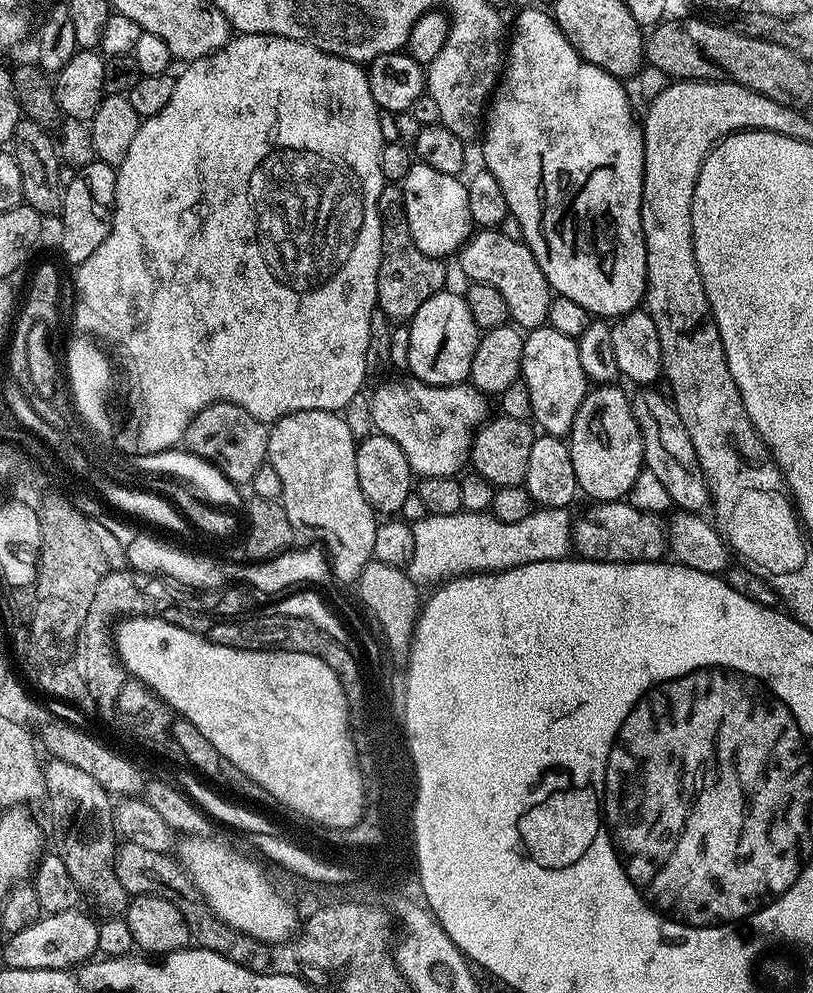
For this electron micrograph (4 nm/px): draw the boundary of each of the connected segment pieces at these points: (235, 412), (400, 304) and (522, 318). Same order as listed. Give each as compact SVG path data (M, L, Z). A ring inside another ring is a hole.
M211 404L206 406L186 426L186 434L182 441L183 447L212 463L226 476L239 486L244 486L247 480L256 476L260 467L265 467L268 458L268 429L254 414L246 414L242 406L233 404Z
M385 183L382 194L378 194L378 214L380 215L380 225L382 226L382 258L380 259L380 269L378 270L378 294L376 295L376 303L379 311L381 313L384 311L385 314L392 319L392 322L408 322L411 321L412 315L418 310L418 306L422 306L422 302L426 302L426 298L430 298L435 292L445 291L446 284L444 284L444 279L448 276L447 270L444 269L445 261L431 256L430 254L424 254L422 250L418 250L418 246L410 234L410 226L406 222L406 202L404 201L404 190L399 183Z
M495 227L473 231L459 248L460 268L469 276L469 281L494 286L494 290L506 298L509 317L521 329L543 328L548 324L548 311L554 293L523 239L516 237L515 240L502 231Z

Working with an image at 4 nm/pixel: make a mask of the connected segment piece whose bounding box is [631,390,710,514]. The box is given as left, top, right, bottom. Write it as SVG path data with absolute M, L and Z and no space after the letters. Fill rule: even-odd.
M640 390L637 392L640 392L637 394L637 396L633 395L631 397L632 401L632 413L634 414L634 418L638 422L638 426L640 427L640 433L642 434L642 438L644 439L644 463L646 465L647 471L650 471L658 477L658 479L661 480L662 486L666 486L666 494L670 494L670 498L672 499L673 505L677 509L683 510L685 513L688 514L700 514L703 513L705 510L704 507L709 507L710 504L710 485L704 475L704 467L698 462L698 454L694 450L694 442L692 441L692 435L689 434L688 428L686 425L682 422L682 418L679 416L678 413L676 413L676 405L673 403L671 399L667 395L664 396L660 392L652 392L656 390Z

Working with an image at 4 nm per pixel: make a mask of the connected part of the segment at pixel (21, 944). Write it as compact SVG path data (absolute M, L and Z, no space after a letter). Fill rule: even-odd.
M80 908L47 913L26 930L11 933L3 950L3 965L12 969L73 969L89 961L98 950L99 923Z

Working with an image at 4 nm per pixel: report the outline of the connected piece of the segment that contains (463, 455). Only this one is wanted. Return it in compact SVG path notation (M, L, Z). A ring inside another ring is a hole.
M396 374L393 380L382 381L370 392L368 405L373 429L402 448L417 477L455 477L469 459L474 431L489 415L488 400L485 393L468 382L427 384L411 374Z

